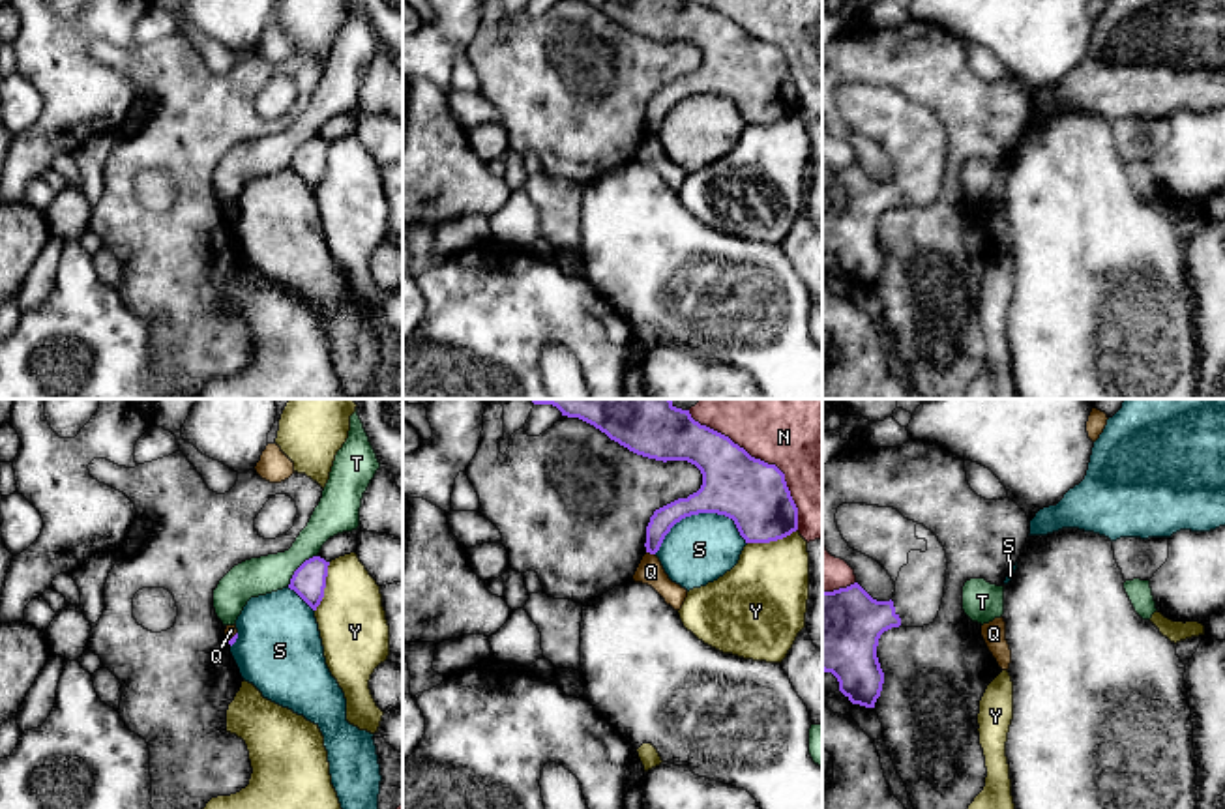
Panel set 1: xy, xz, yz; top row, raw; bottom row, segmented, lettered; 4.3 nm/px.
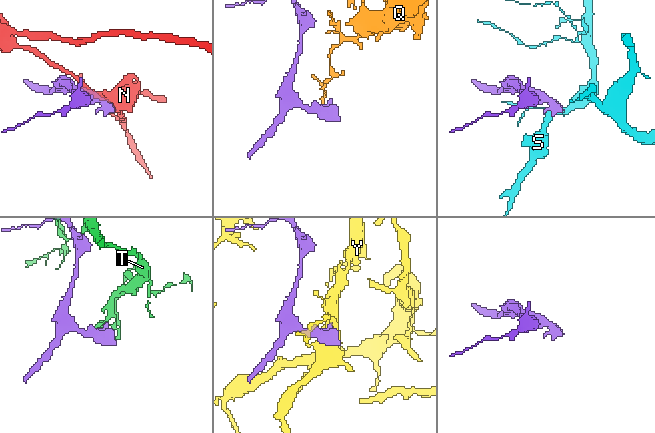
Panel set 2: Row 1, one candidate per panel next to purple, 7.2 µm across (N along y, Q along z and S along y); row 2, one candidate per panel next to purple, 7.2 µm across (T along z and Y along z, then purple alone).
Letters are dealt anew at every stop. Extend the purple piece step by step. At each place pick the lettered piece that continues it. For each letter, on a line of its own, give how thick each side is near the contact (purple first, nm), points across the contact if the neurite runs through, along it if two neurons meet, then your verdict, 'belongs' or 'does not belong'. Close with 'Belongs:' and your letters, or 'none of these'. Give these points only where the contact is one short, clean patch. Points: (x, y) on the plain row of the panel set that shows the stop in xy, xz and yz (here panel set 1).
N: 280 nm thick on the purple side, 340 nm on the other; does not belong
Q: 100 nm thick on the purple side, 120 nm on the other; border along xz (647, 132), (654, 135); does not belong
S: 280 nm thick on the purple side, 300 nm on the other; does not belong
T: 140 nm thick on the purple side, 160 nm on the other; does not belong
Y: 280 nm thick on the purple side, 360 nm on the other; does not belong
Belongs: none of these

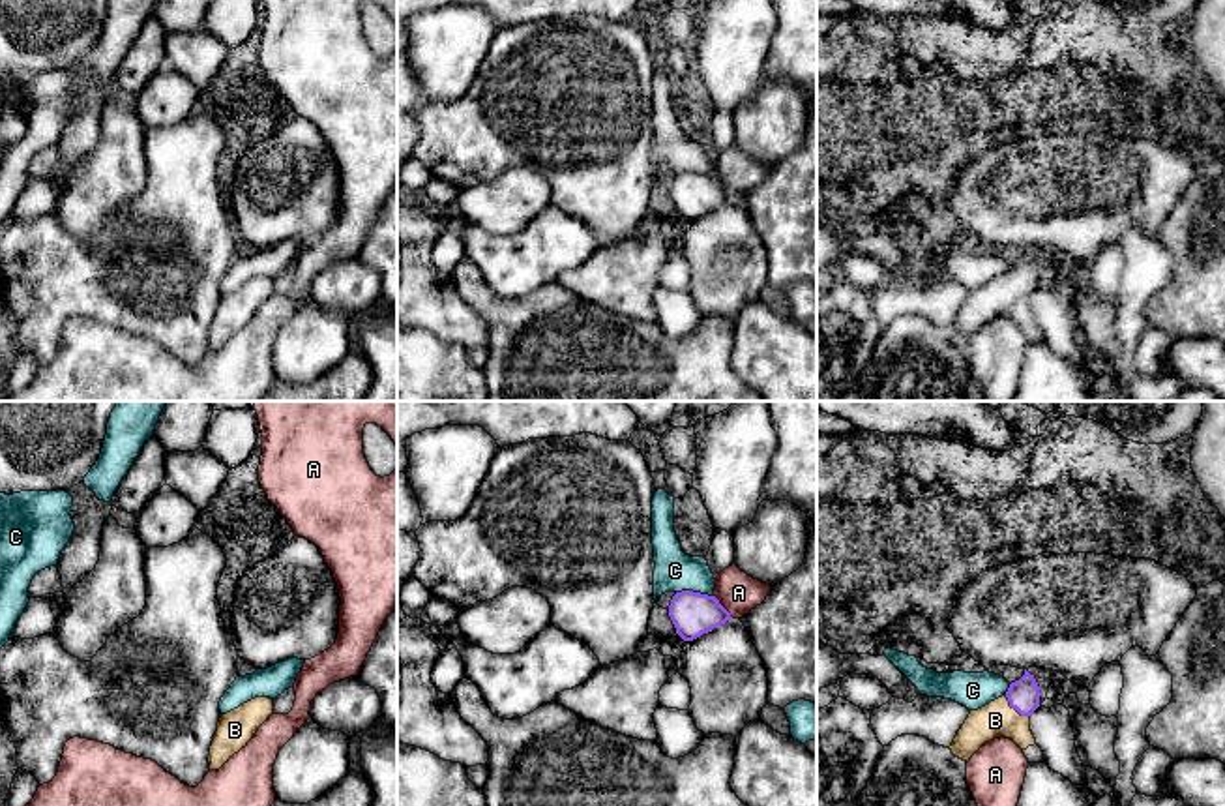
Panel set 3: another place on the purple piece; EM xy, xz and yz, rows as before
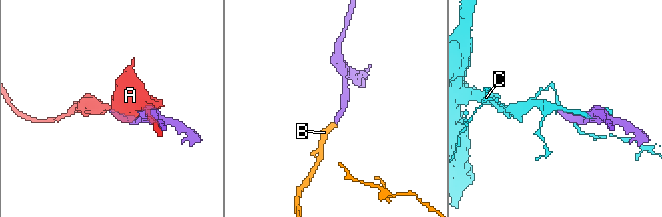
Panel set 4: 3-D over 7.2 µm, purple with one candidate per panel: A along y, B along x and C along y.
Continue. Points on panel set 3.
A: 190 nm thick on the purple side, 170 nm on the other; does not belong
B: 140 nm thick on the purple side, 150 nm on the other; runs through yz (1023, 274), (1016, 289), (1008, 297), (995, 300); belongs
C: 190 nm thick on the purple side, 170 nm on the other; does not belong
Belongs: B

